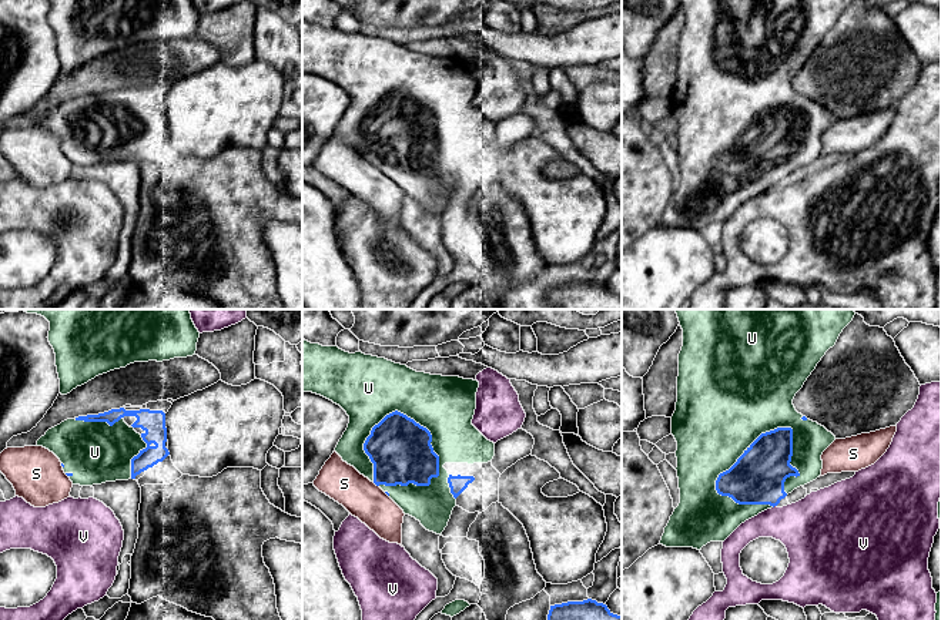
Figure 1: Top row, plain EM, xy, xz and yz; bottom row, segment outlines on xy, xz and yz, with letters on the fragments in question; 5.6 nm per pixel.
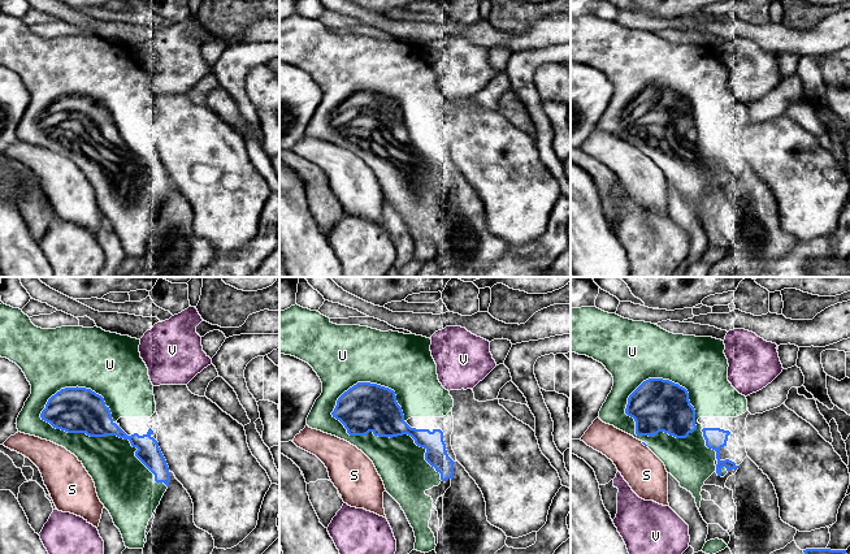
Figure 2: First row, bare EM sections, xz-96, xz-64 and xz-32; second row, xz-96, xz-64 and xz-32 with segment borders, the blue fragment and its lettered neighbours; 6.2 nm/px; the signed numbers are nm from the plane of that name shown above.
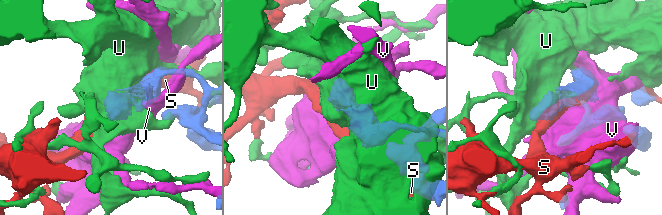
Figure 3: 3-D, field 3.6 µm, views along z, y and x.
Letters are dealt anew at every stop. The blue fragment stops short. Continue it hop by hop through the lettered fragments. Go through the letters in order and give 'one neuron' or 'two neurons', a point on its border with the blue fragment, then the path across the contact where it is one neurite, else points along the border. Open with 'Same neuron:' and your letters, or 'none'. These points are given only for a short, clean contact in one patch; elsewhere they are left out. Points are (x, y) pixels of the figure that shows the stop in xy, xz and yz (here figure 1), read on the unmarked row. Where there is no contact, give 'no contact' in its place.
Same neuron: U
S: two neurons; meets blue in xz at (375, 164)
U: one neuron; meets blue in yz at (749, 128)
V: two neurons; meets blue in yz at (774, 186)

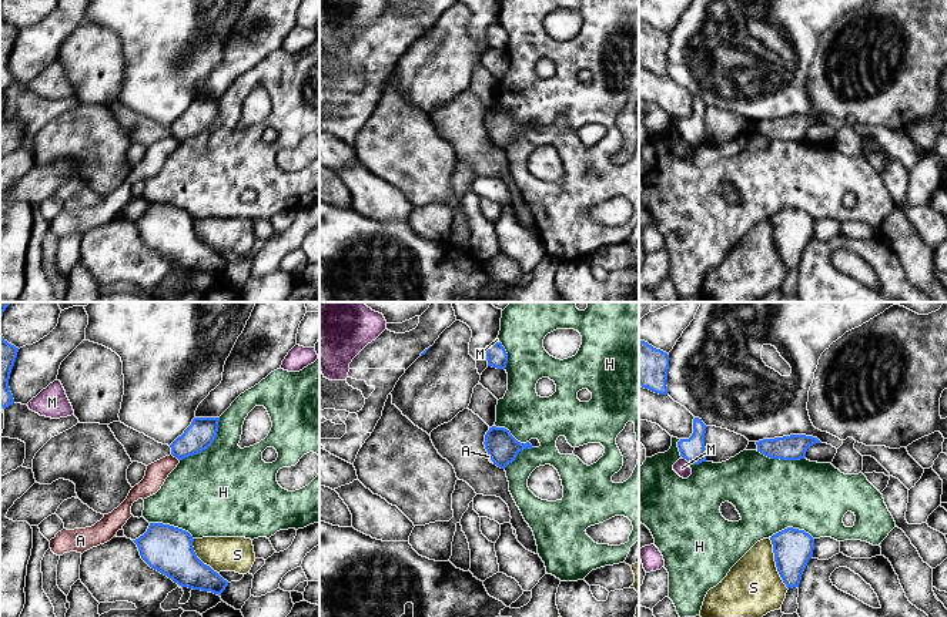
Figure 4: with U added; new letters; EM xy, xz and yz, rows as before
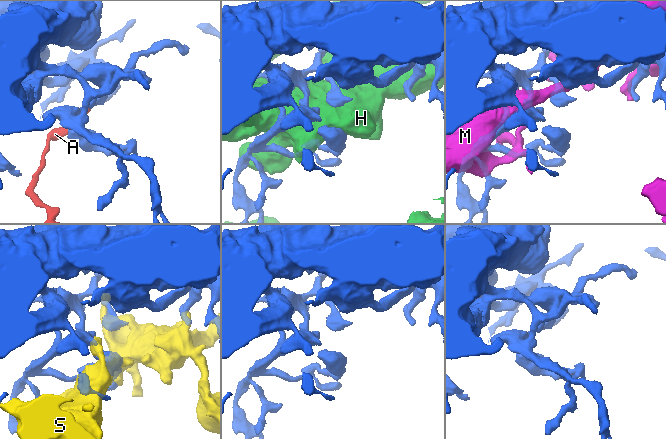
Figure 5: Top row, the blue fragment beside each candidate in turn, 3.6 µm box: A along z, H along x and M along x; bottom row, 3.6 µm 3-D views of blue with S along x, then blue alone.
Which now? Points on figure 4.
Same neuron: none
A: two neurons; meets blue in xy at (176, 137); border along xy (171, 134), (178, 141)
H: two neurons; meets blue in xy at (208, 127)
M: two neurons; meets blue in yz at (686, 140)
S: two neurons; meets blue in yz at (776, 244)

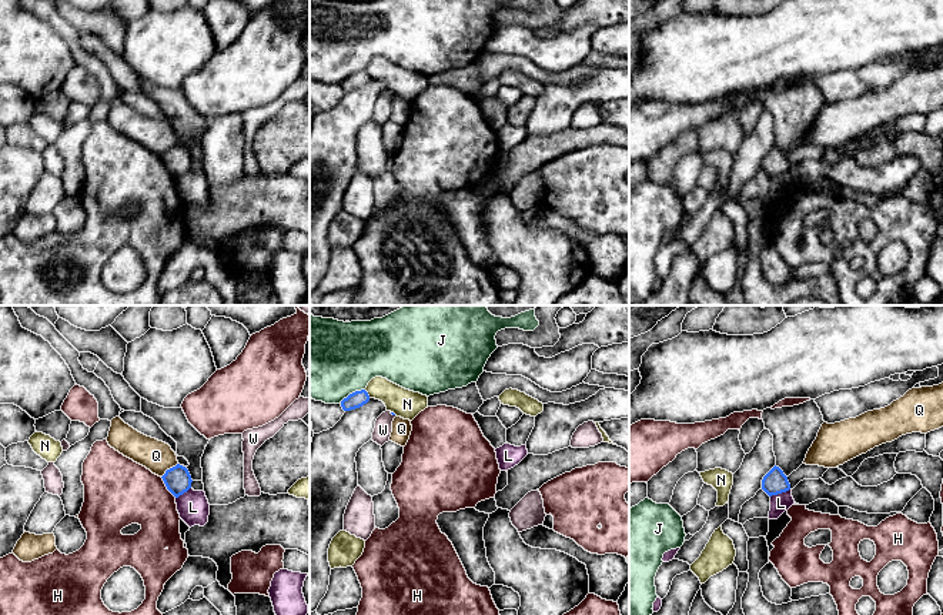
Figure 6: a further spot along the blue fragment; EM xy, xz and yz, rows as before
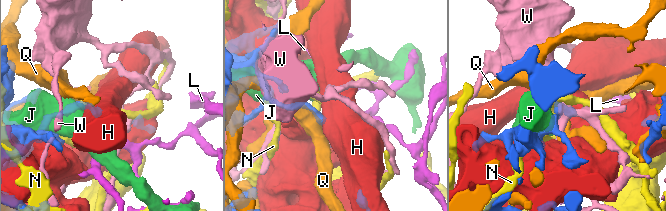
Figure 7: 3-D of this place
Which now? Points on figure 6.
Same neuron: none
H: two neurons; meets blue in xy at (166, 166)
J: two neurons; meets blue in xz at (353, 73)
L: two neurons; meets blue in yz at (779, 173)
N: two neurons; meets blue in xz at (367, 74)
Q: two neurons; meets blue in xy at (170, 149)
W: two neurons; meets blue in xz at (393, 94)

